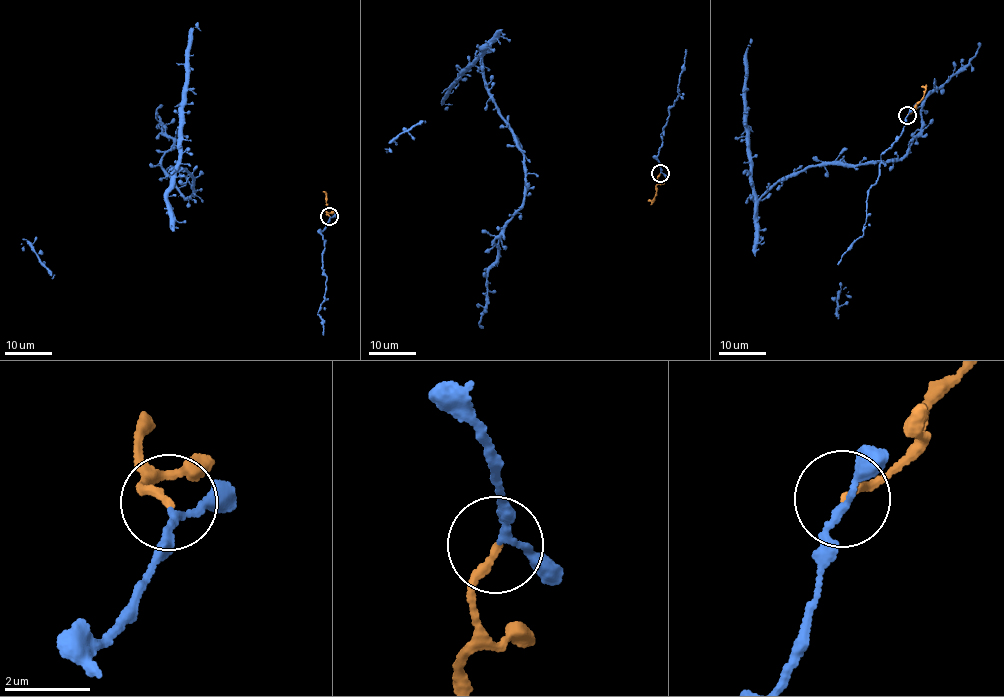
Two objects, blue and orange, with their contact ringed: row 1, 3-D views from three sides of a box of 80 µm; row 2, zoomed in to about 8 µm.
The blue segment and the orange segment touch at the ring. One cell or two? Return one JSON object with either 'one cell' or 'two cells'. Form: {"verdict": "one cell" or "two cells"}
{"verdict": "one cell"}

